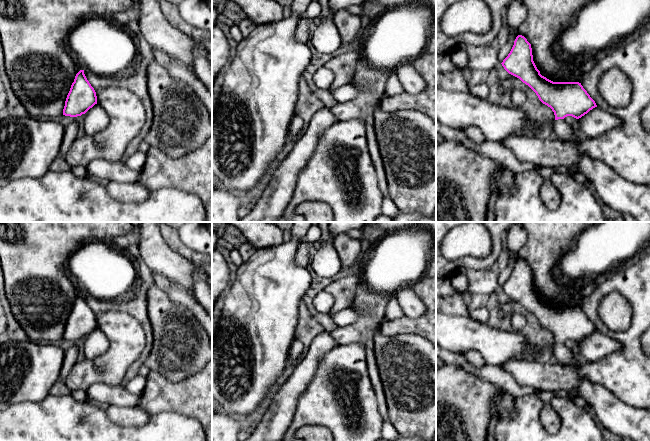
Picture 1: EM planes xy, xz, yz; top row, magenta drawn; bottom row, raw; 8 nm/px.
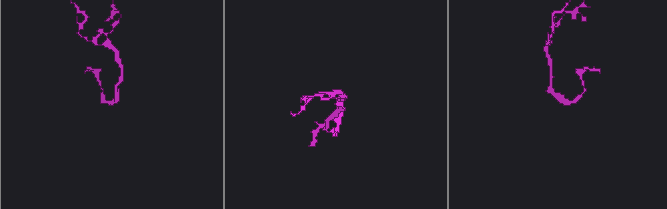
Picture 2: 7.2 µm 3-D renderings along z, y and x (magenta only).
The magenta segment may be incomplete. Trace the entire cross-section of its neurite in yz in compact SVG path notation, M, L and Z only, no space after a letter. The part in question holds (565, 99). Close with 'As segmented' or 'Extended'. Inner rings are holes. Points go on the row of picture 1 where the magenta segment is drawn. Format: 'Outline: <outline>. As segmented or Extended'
Outline: M522 35L516 37L510 53L501 64L509 74L528 85L539 100L552 109L557 139L564 142L580 140L574 129L563 119L567 116L579 119L597 107L581 83L553 82L542 76L533 61L531 44Z. Extended

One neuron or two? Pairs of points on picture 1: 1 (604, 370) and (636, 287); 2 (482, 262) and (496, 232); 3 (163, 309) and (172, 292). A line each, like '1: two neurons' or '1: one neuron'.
1: one neuron
2: one neuron
3: two neurons

